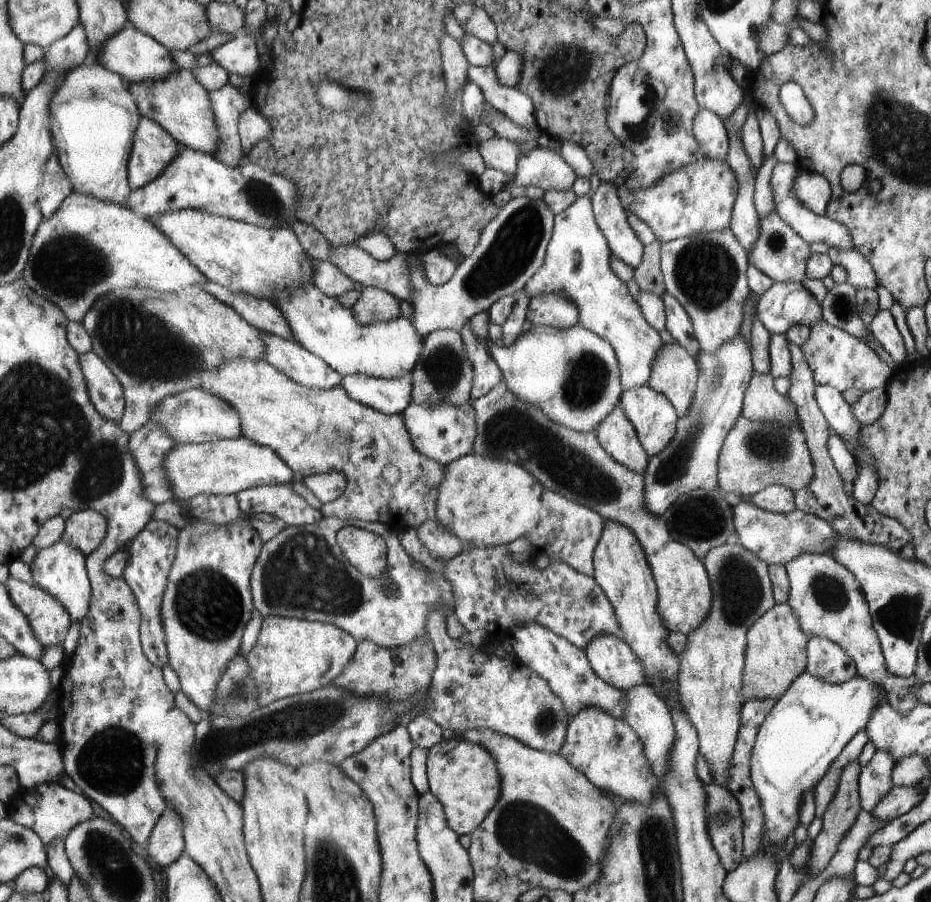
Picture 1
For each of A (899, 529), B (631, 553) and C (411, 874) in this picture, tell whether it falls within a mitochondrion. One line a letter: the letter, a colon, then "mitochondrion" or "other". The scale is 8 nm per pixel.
A: other
B: other
C: other

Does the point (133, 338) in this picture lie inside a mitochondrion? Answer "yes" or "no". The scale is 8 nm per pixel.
yes

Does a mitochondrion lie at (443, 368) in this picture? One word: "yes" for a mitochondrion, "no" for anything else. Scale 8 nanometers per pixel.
yes

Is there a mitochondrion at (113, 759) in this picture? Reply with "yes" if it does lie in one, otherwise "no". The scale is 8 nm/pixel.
yes

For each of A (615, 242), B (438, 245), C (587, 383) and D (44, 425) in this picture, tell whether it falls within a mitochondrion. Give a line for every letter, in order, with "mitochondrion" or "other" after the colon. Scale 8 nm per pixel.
A: other
B: other
C: mitochondrion
D: mitochondrion

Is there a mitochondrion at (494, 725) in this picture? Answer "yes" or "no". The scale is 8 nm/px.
no

